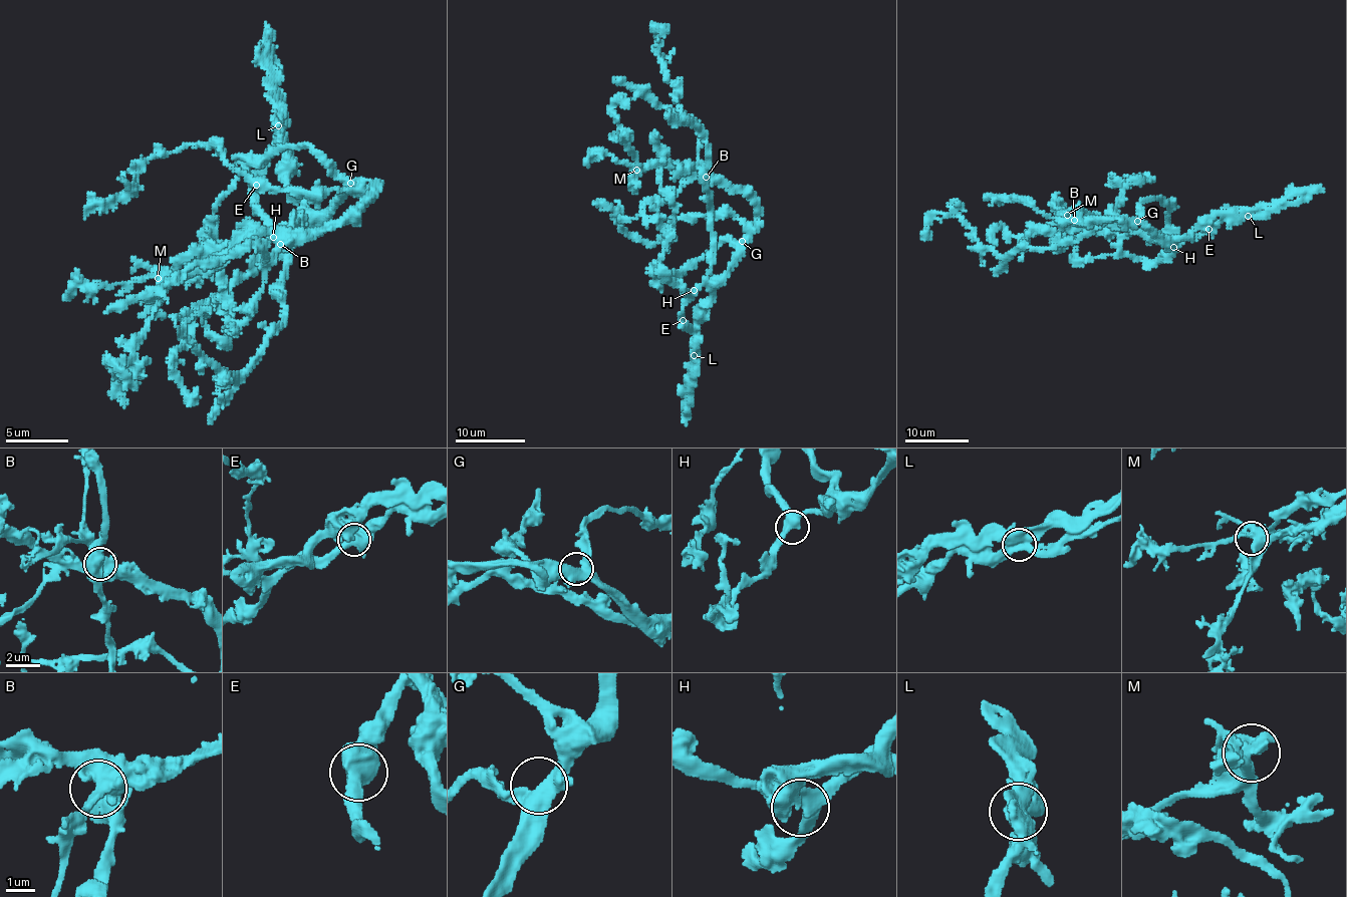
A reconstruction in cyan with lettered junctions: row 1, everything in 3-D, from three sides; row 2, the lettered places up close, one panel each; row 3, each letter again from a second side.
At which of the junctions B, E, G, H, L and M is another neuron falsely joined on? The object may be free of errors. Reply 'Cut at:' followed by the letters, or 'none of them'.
Cut at: L

